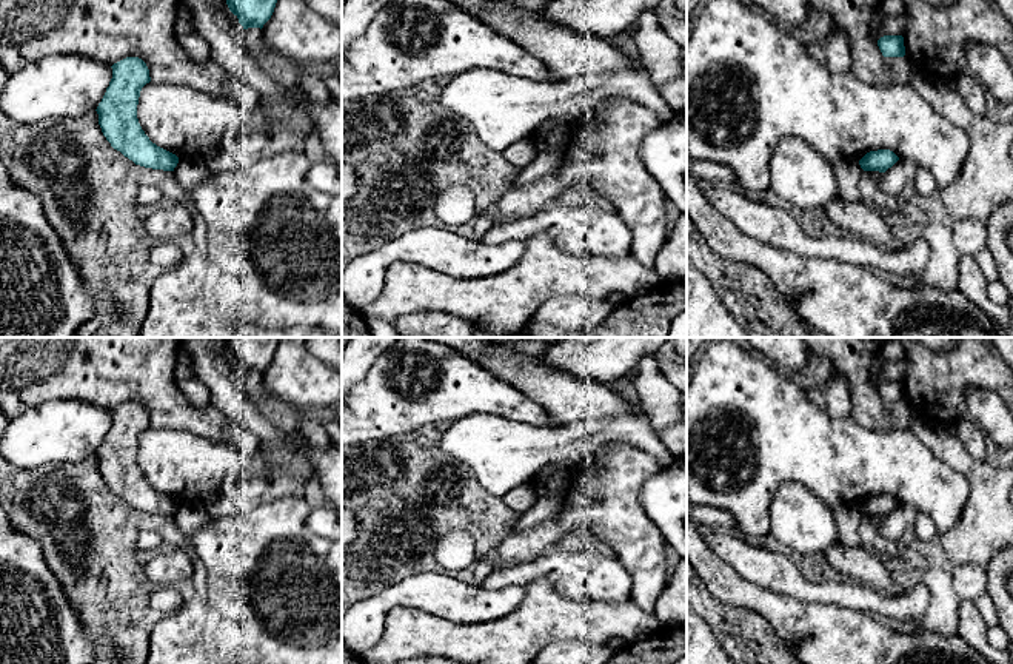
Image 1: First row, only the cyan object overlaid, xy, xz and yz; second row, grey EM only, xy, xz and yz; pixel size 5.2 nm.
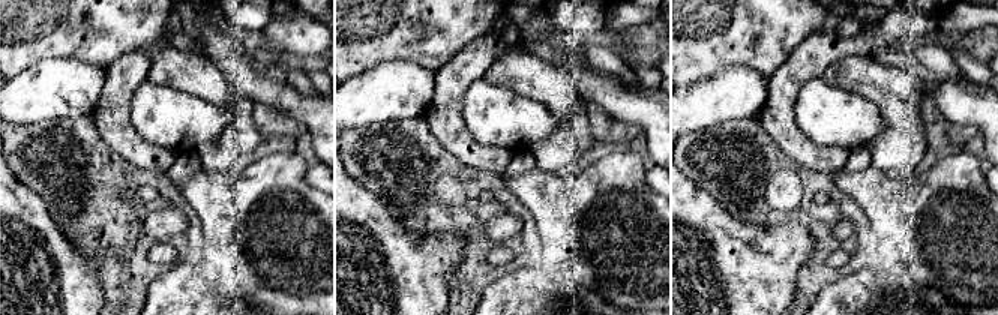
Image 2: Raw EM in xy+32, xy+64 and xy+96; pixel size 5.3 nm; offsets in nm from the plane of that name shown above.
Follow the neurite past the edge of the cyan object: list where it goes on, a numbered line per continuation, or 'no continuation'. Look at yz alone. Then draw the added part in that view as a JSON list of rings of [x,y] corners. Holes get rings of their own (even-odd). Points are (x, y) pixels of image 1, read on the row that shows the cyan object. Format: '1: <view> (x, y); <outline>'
no continuation

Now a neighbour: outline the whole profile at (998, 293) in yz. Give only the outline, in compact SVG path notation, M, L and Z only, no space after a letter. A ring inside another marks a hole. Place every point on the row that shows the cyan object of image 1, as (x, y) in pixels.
M999 279L987 283L987 293L988 297L996 303L1007 303L1010 299L1007 288Z

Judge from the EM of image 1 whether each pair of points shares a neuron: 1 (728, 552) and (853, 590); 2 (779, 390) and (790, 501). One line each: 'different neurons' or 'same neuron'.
1: same neuron
2: different neurons

